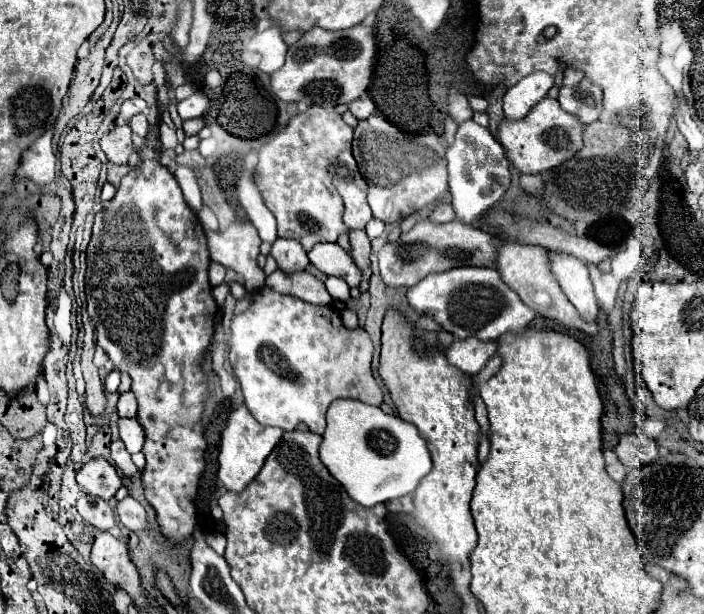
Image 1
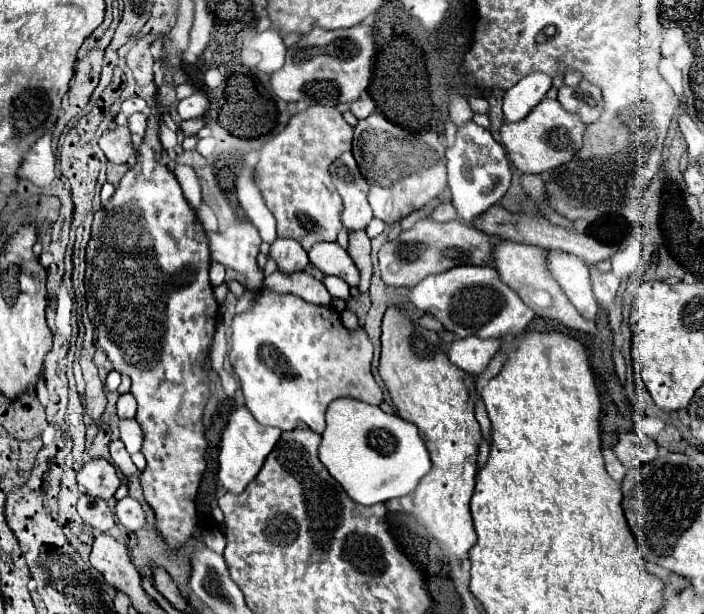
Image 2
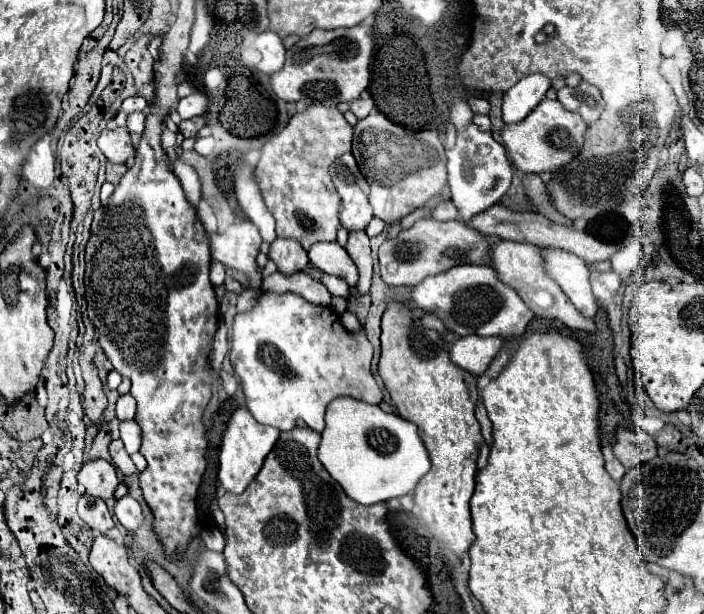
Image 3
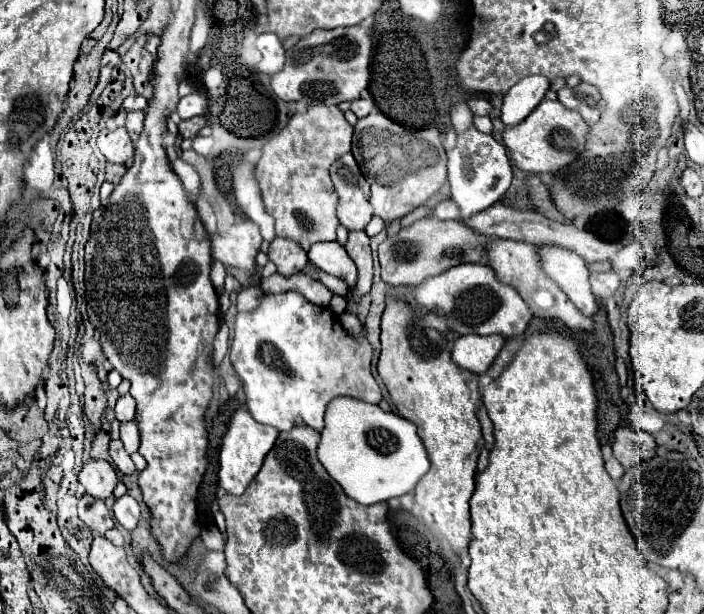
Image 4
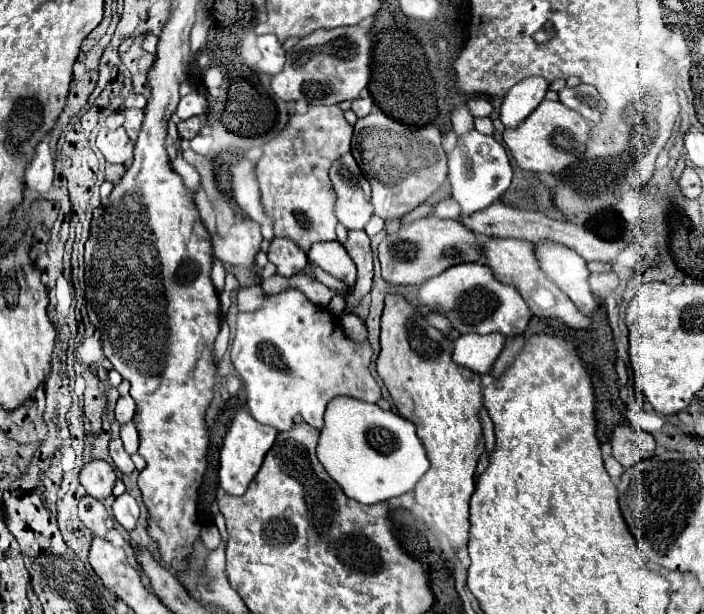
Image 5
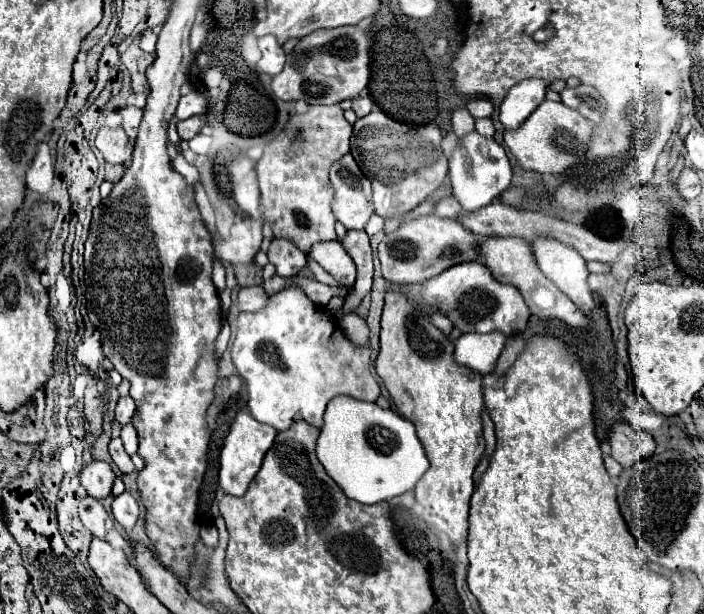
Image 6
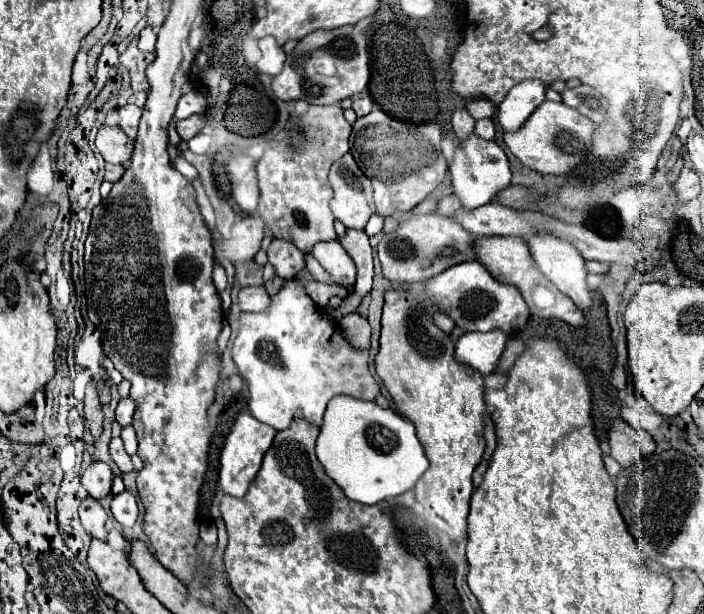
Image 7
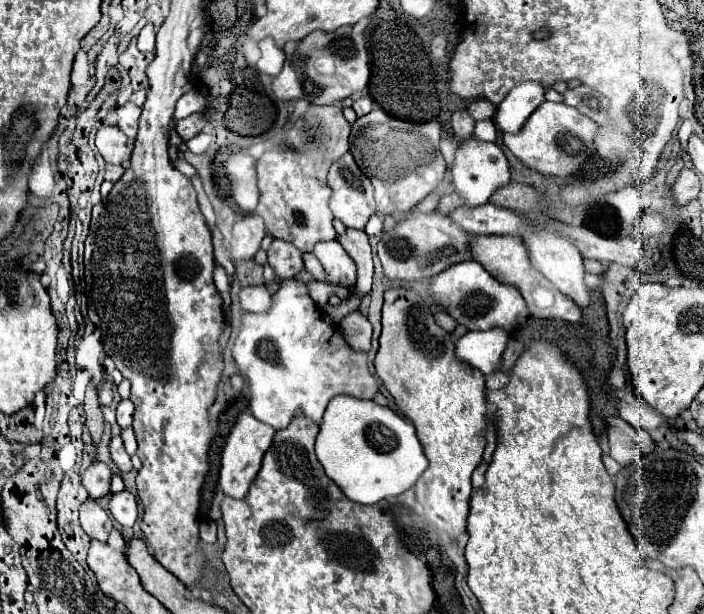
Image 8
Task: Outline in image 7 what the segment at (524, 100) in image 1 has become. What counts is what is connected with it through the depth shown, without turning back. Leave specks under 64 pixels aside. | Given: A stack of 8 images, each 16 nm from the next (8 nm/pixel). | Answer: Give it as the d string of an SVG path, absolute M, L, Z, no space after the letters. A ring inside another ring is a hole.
M524 80L516 84L500 104L498 122L506 132L518 130L524 120L544 102L546 84L542 80Z

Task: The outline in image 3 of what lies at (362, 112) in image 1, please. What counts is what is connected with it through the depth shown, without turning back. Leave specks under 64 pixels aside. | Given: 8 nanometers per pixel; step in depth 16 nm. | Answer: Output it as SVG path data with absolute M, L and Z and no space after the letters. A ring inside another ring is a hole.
M364 94L362 98L358 98L350 104L350 110L356 114L356 118L366 118L374 110L374 100L368 94Z

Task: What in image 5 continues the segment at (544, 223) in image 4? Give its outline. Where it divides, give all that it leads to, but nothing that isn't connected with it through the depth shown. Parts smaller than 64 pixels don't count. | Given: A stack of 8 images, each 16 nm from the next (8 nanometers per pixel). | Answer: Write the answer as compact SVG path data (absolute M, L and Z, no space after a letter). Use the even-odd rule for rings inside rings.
M494 202L492 206L474 212L468 218L460 218L464 224L468 224L468 228L480 236L486 238L518 238L518 240L526 240L526 242L558 242L564 244L566 248L572 248L576 254L580 254L584 258L586 254L586 262L606 262L606 242L600 240L598 236L594 236L590 230L586 228L578 228L570 222L558 222L552 220L548 216L544 216L538 210L520 210L520 208L512 208L508 204L502 202Z

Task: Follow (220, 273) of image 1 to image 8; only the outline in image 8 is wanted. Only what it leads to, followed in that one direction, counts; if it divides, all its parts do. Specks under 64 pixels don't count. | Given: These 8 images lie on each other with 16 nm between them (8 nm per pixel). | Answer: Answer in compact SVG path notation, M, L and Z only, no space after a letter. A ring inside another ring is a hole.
M216 264L216 268L214 268L214 284L216 284L218 292L226 292L226 290L230 290L226 270L224 270L220 264Z

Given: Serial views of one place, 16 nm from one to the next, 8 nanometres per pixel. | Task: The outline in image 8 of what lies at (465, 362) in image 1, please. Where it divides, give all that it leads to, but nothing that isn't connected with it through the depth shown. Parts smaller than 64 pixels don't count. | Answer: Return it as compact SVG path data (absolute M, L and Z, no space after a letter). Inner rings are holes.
M500 328L492 332L468 332L458 340L456 356L482 374L490 374L498 370L506 342L508 334L500 332Z

